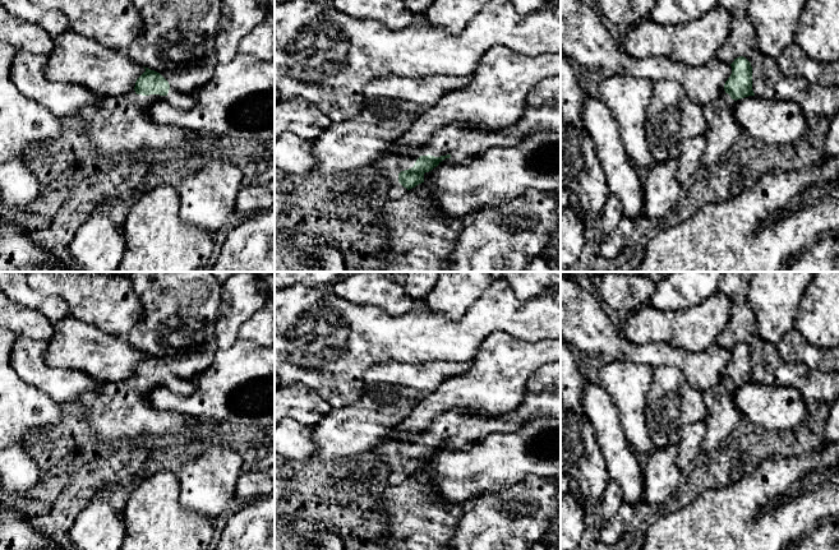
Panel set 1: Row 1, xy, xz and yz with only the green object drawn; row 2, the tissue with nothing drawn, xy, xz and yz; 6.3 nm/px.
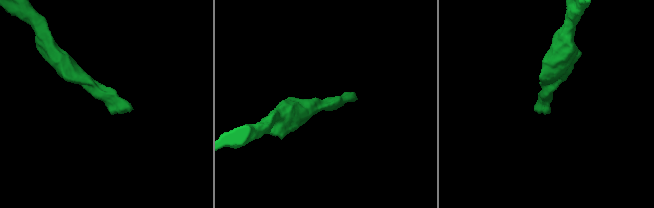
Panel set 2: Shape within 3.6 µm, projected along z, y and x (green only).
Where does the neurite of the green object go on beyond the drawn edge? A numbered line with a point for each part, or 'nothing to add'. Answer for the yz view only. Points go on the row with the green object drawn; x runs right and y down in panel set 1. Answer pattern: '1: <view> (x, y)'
1: yz (723, 132)

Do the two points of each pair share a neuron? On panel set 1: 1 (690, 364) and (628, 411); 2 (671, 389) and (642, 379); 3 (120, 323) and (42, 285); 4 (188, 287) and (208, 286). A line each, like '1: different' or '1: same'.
1: different
2: different
3: same
4: same

